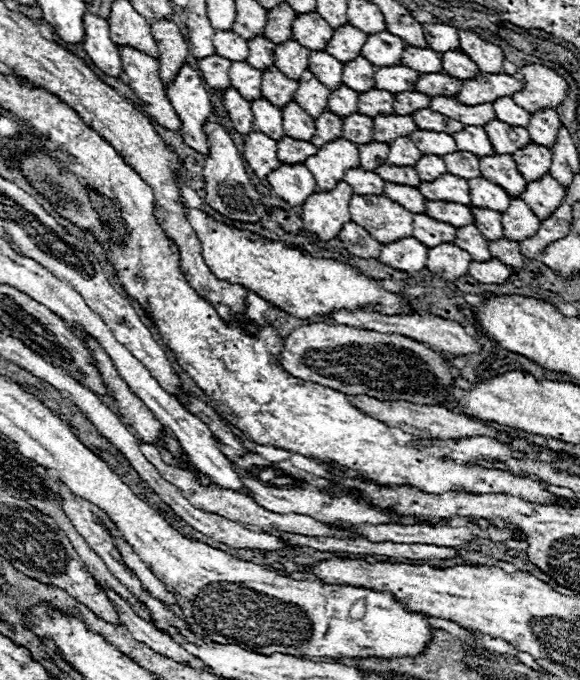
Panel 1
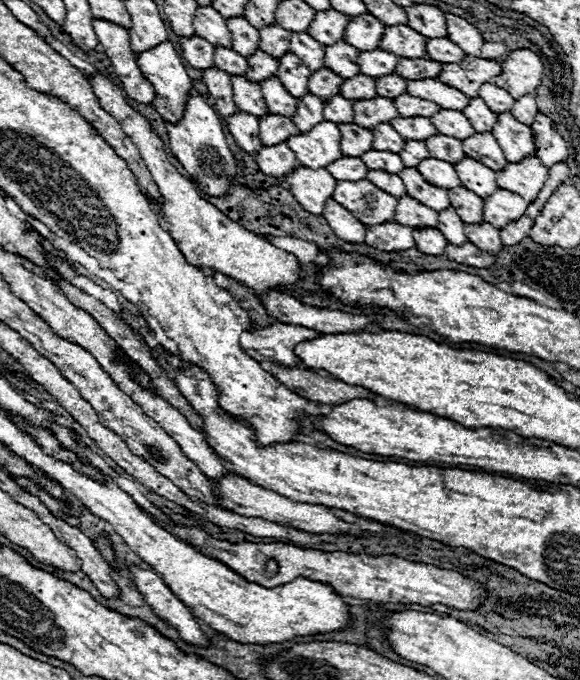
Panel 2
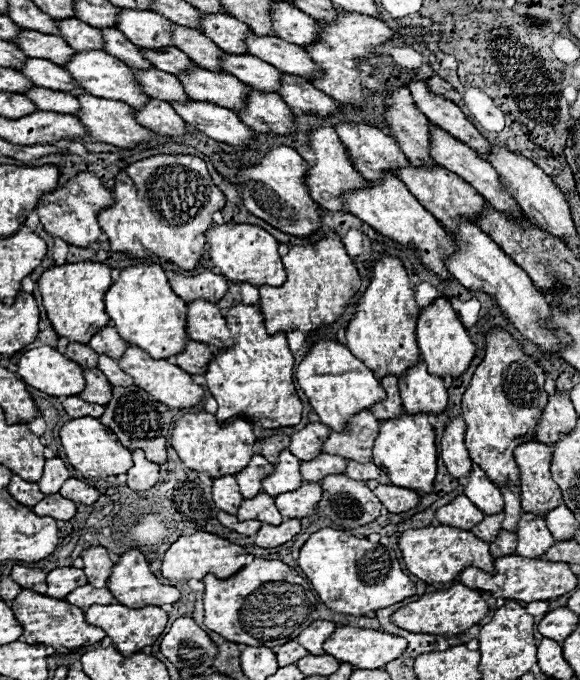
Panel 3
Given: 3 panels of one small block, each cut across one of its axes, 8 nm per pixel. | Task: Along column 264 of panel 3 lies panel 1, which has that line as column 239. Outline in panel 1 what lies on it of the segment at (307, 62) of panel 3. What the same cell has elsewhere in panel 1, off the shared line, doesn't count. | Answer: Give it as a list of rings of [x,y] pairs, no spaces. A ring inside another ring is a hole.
[[[216,30],[214,46],[216,46],[216,54],[224,56],[230,62],[234,62],[234,60],[244,60],[246,62],[246,58],[248,58],[248,42],[234,32]]]

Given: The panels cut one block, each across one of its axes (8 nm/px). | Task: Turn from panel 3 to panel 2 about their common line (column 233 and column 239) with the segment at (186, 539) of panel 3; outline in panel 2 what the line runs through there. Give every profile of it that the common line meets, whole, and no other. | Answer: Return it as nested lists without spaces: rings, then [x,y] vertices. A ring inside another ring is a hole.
[[[174,524],[168,528],[178,536],[180,540],[194,546],[198,552],[212,556],[228,568],[232,568],[236,574],[244,576],[246,580],[252,580],[256,584],[262,584],[266,588],[280,586],[284,582],[290,582],[294,578],[308,578],[314,582],[328,584],[336,588],[336,592],[360,600],[372,600],[372,602],[394,602],[394,604],[448,604],[458,610],[474,610],[478,606],[478,600],[484,596],[484,590],[474,584],[472,580],[464,578],[458,572],[442,570],[430,564],[412,564],[402,558],[394,556],[366,556],[366,554],[350,554],[350,552],[322,552],[322,550],[304,550],[292,544],[276,542],[276,544],[254,544],[254,542],[240,542],[232,544],[228,540],[216,540],[208,536],[200,528]]]

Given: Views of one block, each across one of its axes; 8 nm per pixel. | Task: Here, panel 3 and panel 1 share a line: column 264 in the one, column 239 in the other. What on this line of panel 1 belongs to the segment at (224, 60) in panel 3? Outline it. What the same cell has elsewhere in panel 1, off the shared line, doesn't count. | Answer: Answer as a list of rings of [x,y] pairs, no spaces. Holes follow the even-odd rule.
[[[232,62],[232,68],[230,68],[230,82],[232,86],[248,100],[256,100],[256,98],[262,98],[262,72],[252,68],[250,64],[246,62]]]

